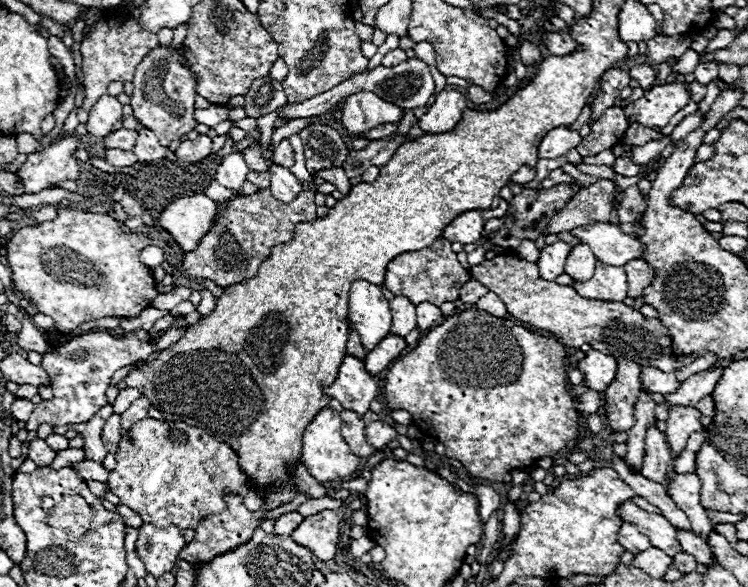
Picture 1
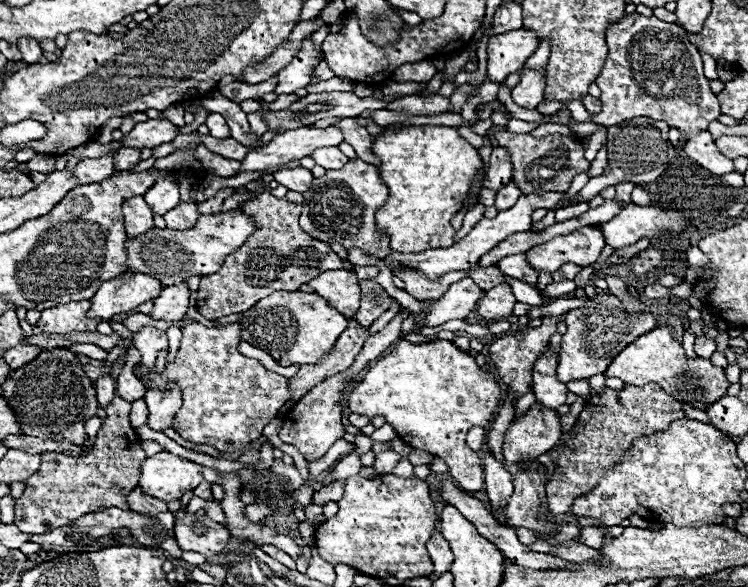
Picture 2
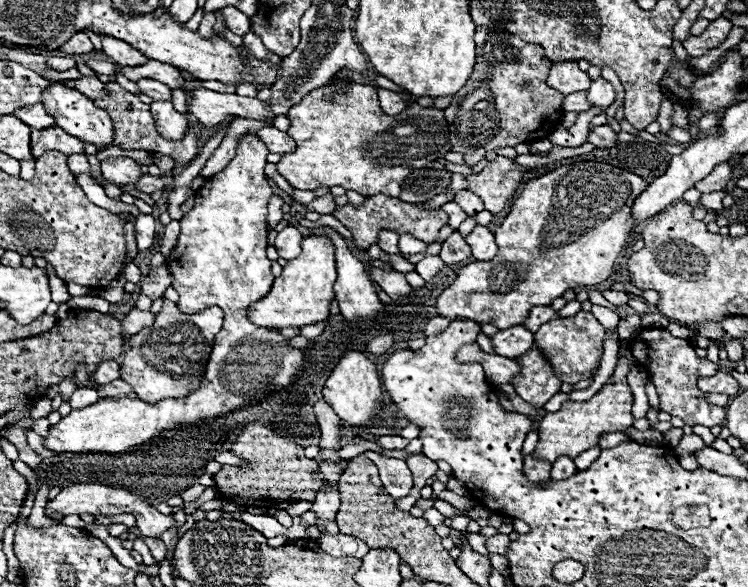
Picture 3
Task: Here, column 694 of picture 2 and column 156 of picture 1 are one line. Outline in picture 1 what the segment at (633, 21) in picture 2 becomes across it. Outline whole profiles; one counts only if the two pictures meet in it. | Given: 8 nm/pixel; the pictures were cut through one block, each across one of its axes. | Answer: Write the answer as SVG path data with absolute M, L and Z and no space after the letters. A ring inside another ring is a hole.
M154 48L140 64L134 74L134 92L132 92L132 108L134 118L146 126L148 130L154 130L160 138L162 146L168 146L172 140L178 140L192 128L196 128L194 114L194 96L196 96L196 80L190 74L190 70L180 66L182 56L180 52L172 52L170 48Z

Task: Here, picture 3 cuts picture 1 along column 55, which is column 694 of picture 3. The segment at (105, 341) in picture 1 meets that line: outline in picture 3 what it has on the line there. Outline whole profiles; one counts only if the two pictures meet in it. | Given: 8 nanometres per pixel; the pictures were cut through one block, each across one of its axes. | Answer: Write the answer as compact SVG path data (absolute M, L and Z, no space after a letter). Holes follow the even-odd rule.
M644 328L632 340L632 352L640 366L650 372L650 378L660 396L660 410L682 418L690 426L720 426L724 424L724 408L702 400L702 392L696 388L700 376L712 376L718 372L718 364L696 356L694 346L688 340L672 336L666 328Z

